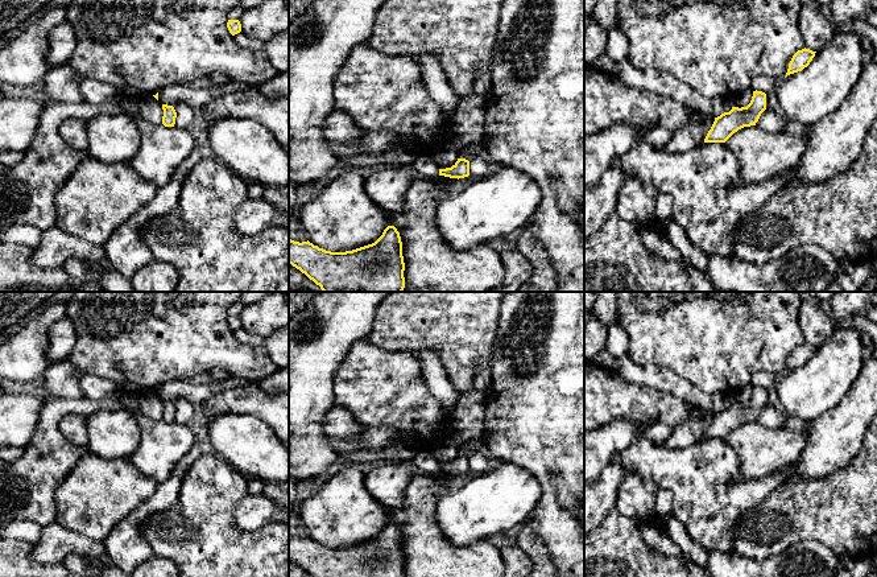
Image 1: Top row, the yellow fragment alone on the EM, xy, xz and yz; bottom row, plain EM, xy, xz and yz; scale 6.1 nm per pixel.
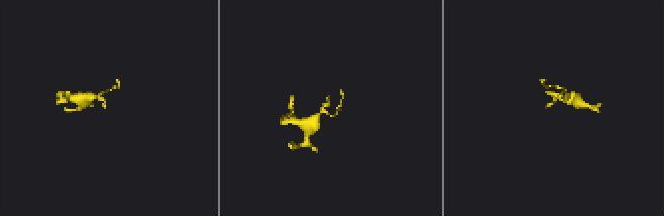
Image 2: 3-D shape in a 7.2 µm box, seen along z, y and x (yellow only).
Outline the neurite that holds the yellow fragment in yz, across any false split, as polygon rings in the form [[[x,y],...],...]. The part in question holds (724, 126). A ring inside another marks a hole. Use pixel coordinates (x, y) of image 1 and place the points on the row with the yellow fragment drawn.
[[[757,90],[753,91],[752,100],[746,107],[732,107],[729,112],[715,118],[704,143],[725,143],[739,129],[756,125],[765,110],[766,94]]]

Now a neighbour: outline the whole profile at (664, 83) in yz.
[[[628,58],[613,63],[611,73],[628,86],[670,96],[688,110],[708,114],[713,118],[729,112],[733,107],[732,100],[703,96],[670,73],[654,67],[637,69]]]

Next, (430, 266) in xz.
[[[444,176],[417,180],[406,193],[404,209],[386,214],[388,226],[397,228],[402,242],[405,263],[402,292],[489,292],[505,277],[500,254],[488,244],[456,251],[450,248],[442,236],[435,221],[438,202],[443,194],[451,193],[448,186],[456,180]]]

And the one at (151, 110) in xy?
[[[154,96],[141,100],[138,107],[138,116],[141,119],[146,120],[152,125],[162,124],[162,104]]]

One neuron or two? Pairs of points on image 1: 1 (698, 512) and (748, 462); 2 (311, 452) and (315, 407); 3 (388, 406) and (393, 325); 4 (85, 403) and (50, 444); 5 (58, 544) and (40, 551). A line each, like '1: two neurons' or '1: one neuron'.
1: two neurons
2: one neuron
3: two neurons
4: one neuron
5: one neuron

